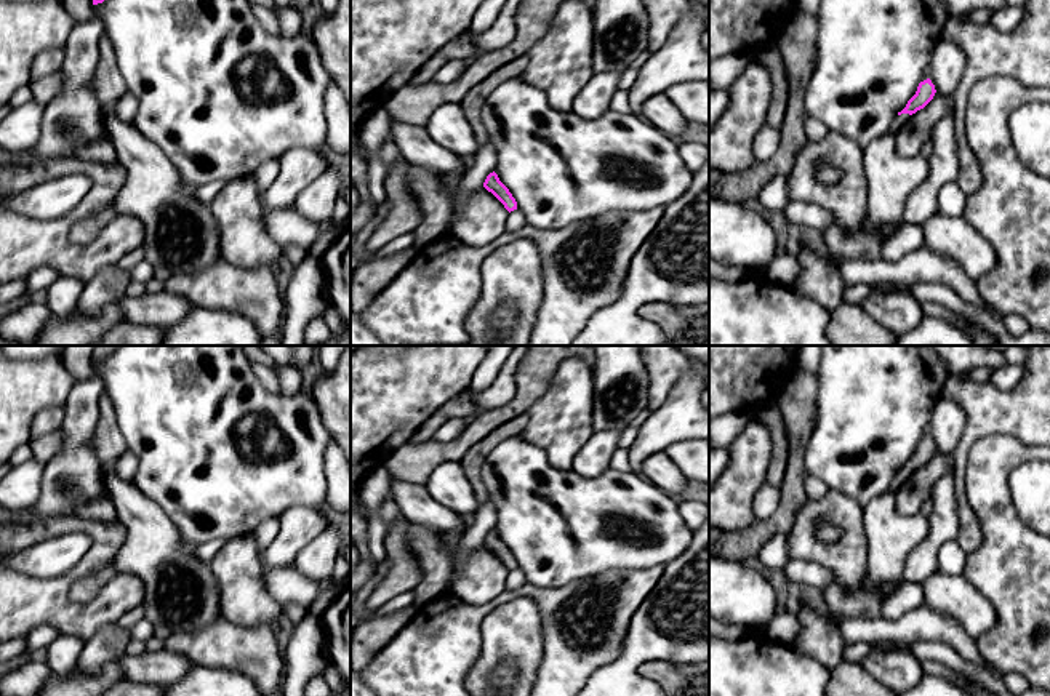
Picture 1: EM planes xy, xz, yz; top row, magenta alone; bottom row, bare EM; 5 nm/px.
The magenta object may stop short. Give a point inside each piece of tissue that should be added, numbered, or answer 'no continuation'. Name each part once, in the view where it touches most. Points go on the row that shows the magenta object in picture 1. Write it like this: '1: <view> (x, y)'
1: yz (900, 120)

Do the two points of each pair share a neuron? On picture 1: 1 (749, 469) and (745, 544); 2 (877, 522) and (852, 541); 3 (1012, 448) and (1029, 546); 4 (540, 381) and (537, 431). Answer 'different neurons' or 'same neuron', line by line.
1: different neurons
2: different neurons
3: same neuron
4: different neurons

